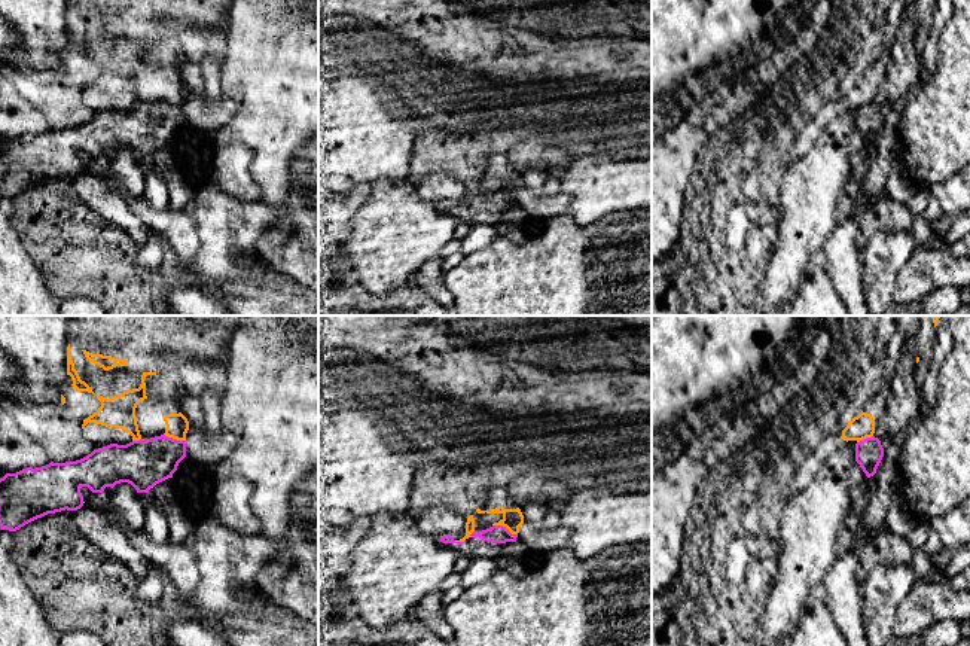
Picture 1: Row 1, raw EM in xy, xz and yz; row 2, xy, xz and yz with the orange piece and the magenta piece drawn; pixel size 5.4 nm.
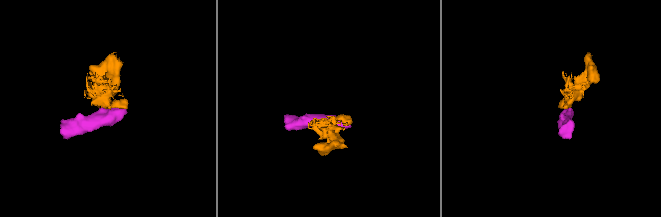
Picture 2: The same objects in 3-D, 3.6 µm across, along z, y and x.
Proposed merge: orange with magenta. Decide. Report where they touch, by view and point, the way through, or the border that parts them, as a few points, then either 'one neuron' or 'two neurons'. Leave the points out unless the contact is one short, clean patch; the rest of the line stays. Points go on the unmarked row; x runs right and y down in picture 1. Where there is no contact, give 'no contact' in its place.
meets orange in xz at (505, 192); two neurons

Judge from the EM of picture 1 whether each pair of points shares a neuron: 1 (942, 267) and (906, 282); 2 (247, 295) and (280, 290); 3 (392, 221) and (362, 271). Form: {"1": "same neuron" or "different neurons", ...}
{"1": "same neuron", "2": "same neuron", "3": "same neuron"}

